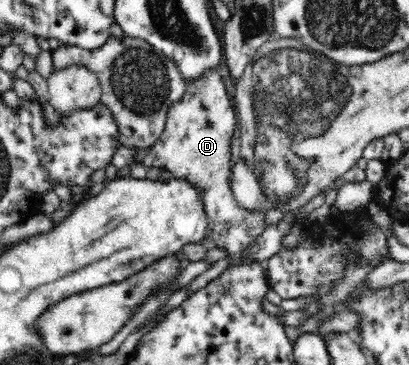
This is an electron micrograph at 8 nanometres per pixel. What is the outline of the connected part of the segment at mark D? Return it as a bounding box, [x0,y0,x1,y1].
[142,67,266,264]

